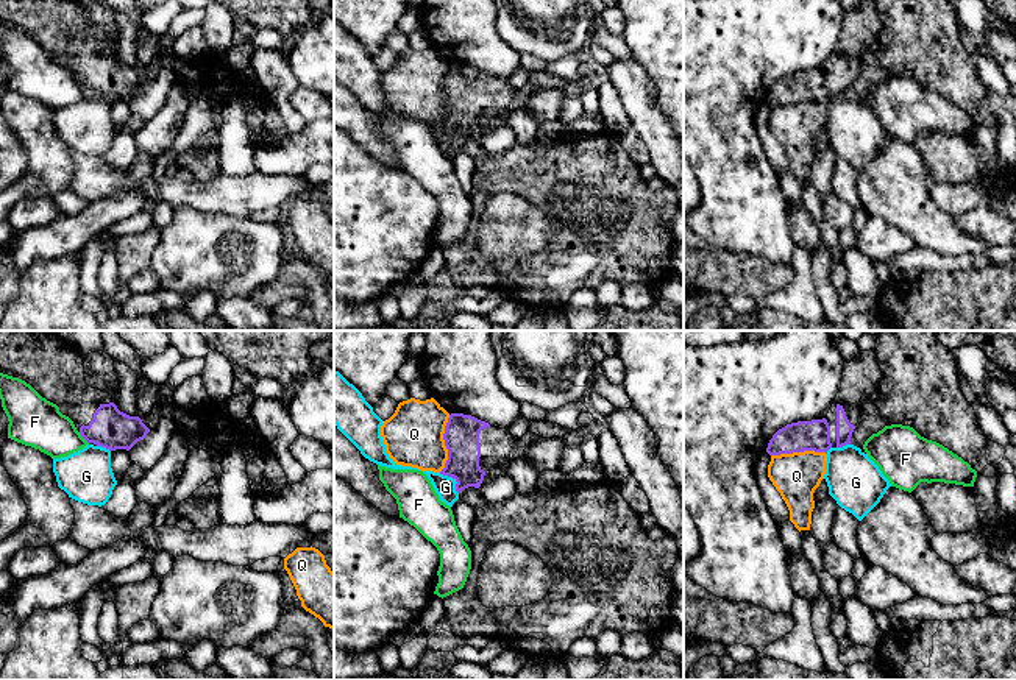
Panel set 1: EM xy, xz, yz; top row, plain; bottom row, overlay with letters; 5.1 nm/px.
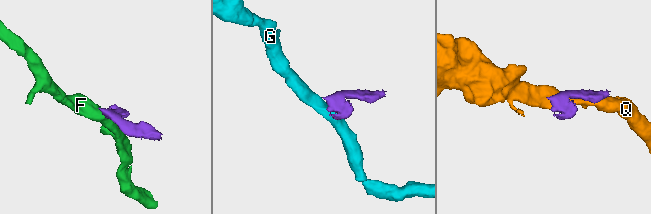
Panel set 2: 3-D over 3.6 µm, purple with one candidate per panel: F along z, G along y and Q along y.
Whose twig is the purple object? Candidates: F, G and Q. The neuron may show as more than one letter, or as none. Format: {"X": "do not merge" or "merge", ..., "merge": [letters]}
{"F": "do not merge", "G": "do not merge", "Q": "do not merge", "merge": []}

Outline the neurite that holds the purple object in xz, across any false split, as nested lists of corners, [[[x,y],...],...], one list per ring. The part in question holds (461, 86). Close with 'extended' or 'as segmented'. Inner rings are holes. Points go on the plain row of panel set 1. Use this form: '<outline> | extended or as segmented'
[[[451,64],[443,84],[448,111],[440,125],[453,128],[456,142],[479,139],[487,122],[501,120],[518,101],[518,92],[471,66]]] | extended

